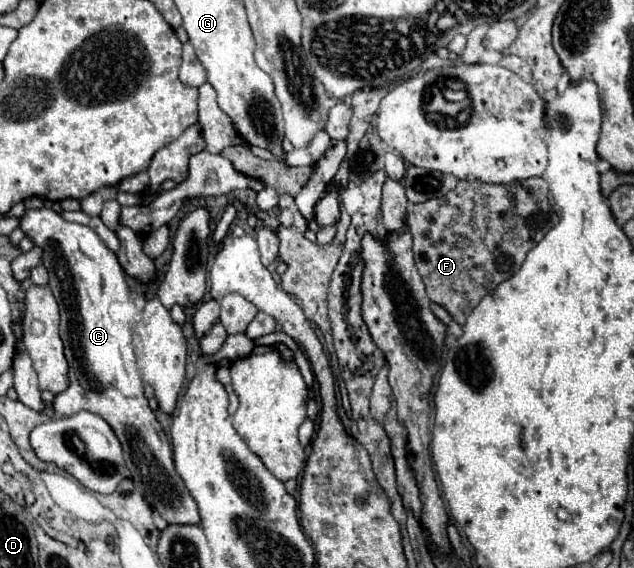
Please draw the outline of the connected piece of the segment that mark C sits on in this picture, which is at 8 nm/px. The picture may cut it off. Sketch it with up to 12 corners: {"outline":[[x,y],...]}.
{"outline":[[47,207],[19,227],[43,249],[71,385],[169,525],[199,525],[143,395],[115,253]]}

